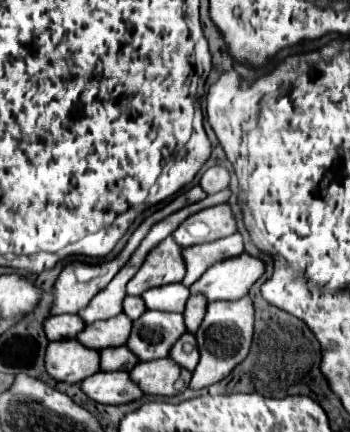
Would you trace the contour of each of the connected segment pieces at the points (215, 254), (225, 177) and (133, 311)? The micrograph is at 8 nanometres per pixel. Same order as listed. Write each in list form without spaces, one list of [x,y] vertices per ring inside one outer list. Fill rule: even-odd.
[[[232,234],[228,238],[210,242],[210,244],[198,244],[182,250],[184,262],[186,262],[186,276],[182,280],[184,286],[192,286],[210,266],[214,266],[220,260],[238,256],[244,252],[244,242],[240,234]]]
[[[214,166],[214,168],[208,168],[202,178],[200,178],[200,186],[208,192],[208,194],[216,194],[224,188],[228,188],[230,184],[230,172],[222,166]]]
[[[128,296],[124,300],[124,314],[130,318],[130,320],[136,320],[142,312],[146,312],[146,306],[144,306],[144,300],[138,298],[138,296]]]

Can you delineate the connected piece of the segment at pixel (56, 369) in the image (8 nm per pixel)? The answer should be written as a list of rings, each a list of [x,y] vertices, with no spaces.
[[[78,340],[50,342],[46,350],[46,372],[54,380],[80,384],[100,370],[100,352],[86,348]]]

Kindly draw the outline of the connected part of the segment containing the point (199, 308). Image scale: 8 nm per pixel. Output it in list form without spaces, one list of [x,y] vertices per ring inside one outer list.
[[[202,294],[190,296],[190,300],[186,304],[186,310],[184,310],[184,322],[186,322],[188,332],[196,332],[198,330],[200,322],[204,320],[206,306],[208,306],[208,300],[204,300]]]

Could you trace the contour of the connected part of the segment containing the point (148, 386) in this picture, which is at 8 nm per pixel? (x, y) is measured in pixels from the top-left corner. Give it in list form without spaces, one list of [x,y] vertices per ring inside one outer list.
[[[160,358],[150,362],[138,362],[130,376],[144,394],[178,396],[188,388],[192,372],[172,362],[172,358]]]

